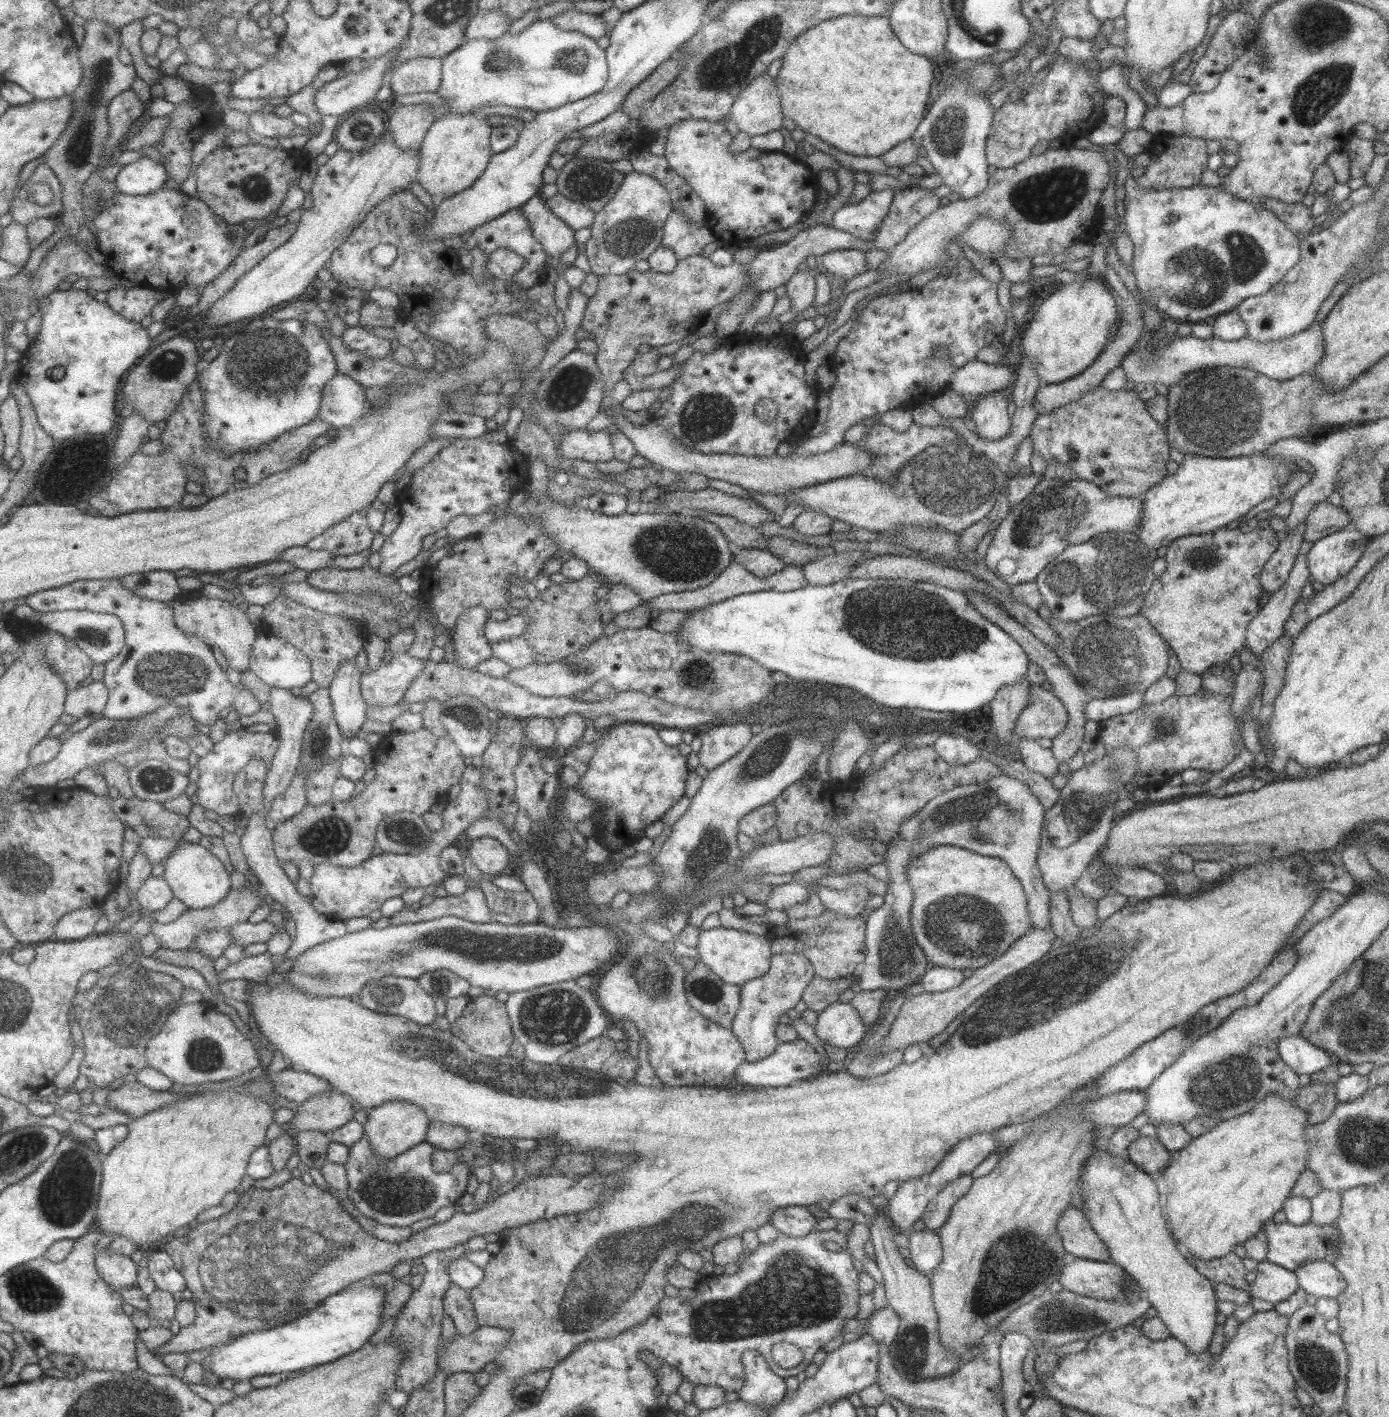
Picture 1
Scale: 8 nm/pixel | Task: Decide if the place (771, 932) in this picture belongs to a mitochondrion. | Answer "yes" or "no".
no

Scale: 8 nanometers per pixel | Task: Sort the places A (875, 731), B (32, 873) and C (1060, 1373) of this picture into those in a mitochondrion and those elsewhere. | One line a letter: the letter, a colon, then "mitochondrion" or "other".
A: other
B: mitochondrion
C: other

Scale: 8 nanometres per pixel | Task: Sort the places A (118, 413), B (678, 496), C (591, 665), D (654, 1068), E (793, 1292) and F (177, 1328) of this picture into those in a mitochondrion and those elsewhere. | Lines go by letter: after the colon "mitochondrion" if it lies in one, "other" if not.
A: other
B: other
C: mitochondrion
D: other
E: mitochondrion
F: other

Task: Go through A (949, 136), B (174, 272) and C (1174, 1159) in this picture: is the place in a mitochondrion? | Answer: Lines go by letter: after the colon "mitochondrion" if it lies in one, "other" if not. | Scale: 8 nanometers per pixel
A: mitochondrion
B: other
C: other

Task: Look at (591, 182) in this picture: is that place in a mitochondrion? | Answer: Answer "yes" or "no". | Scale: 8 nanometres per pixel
yes

